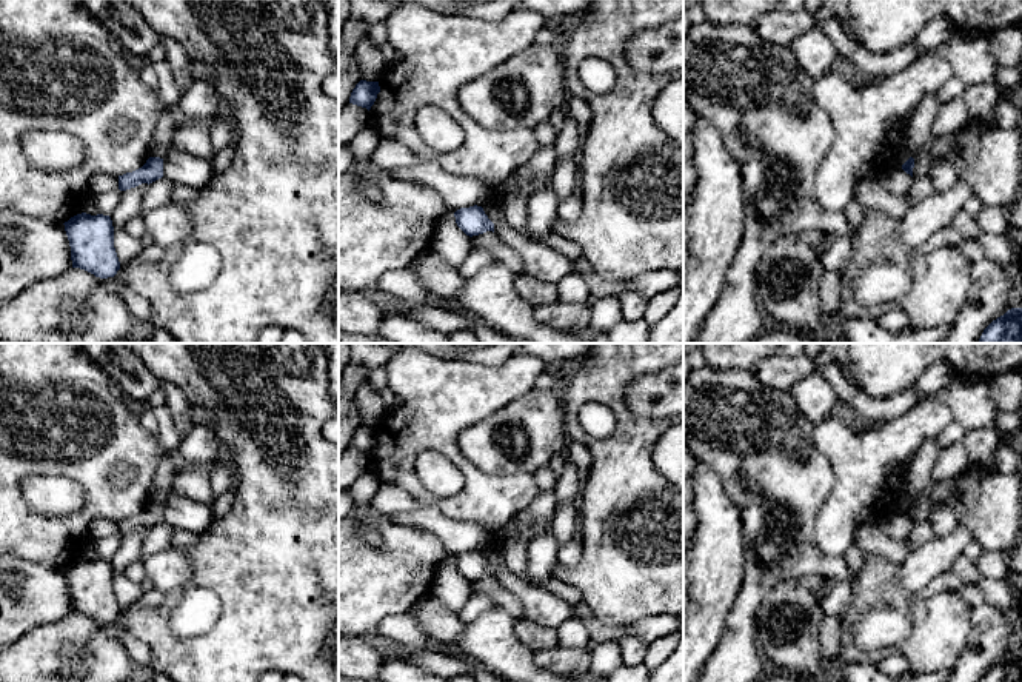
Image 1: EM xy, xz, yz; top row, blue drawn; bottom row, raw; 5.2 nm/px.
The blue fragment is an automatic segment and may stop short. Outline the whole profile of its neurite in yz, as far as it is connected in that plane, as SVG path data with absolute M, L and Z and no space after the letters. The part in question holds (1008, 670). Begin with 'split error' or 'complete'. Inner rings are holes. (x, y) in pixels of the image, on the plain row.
complete; M1011 653L993 665L980 682L1022 682L1022 653Z

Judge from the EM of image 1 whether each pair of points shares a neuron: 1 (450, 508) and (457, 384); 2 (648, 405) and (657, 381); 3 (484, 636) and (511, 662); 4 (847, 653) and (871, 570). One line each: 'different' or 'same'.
1: same
2: same
3: same
4: same

